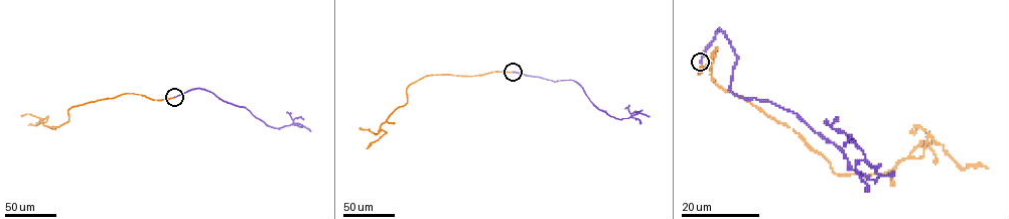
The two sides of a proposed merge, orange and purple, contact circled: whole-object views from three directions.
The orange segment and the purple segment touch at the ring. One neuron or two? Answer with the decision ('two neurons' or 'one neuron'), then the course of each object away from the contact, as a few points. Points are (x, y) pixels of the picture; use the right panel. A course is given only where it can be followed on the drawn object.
two neurons; course orange (700, 62), (716, 48), (712, 79), (837, 175), (884, 175), (930, 135), (961, 169), (987, 169); course purple (700, 62), (719, 29), (737, 60), (730, 89), (796, 114), (874, 180), (865, 160), (856, 170), (867, 190)

